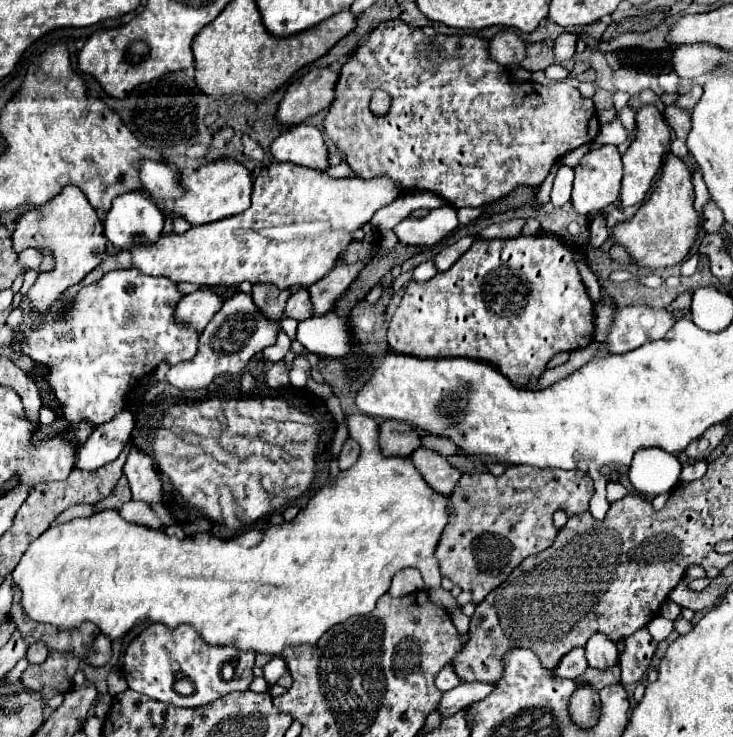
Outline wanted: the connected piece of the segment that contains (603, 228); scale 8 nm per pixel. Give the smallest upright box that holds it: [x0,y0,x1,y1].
[591,213,609,247]

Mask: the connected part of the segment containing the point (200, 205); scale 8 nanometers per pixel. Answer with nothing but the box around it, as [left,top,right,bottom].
[173,157,253,225]

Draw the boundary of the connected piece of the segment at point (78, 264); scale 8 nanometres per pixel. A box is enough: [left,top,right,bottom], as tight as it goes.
[13,185,107,317]

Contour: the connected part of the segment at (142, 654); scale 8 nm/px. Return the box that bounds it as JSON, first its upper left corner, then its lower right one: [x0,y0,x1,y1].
[123,625,255,707]

